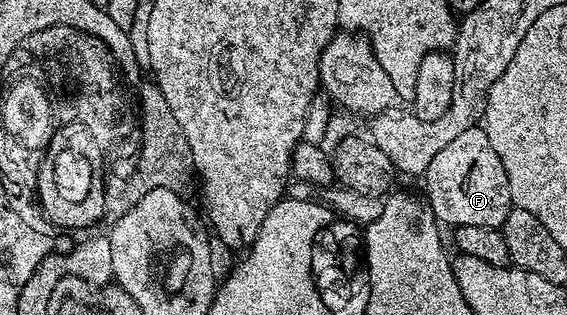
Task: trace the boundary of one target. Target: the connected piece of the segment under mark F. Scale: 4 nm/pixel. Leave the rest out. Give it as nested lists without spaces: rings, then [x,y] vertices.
[[[480,125],[466,129],[466,133],[449,141],[424,170],[422,182],[423,194],[437,220],[441,224],[449,223],[452,229],[462,225],[503,228],[514,206],[506,169]]]

